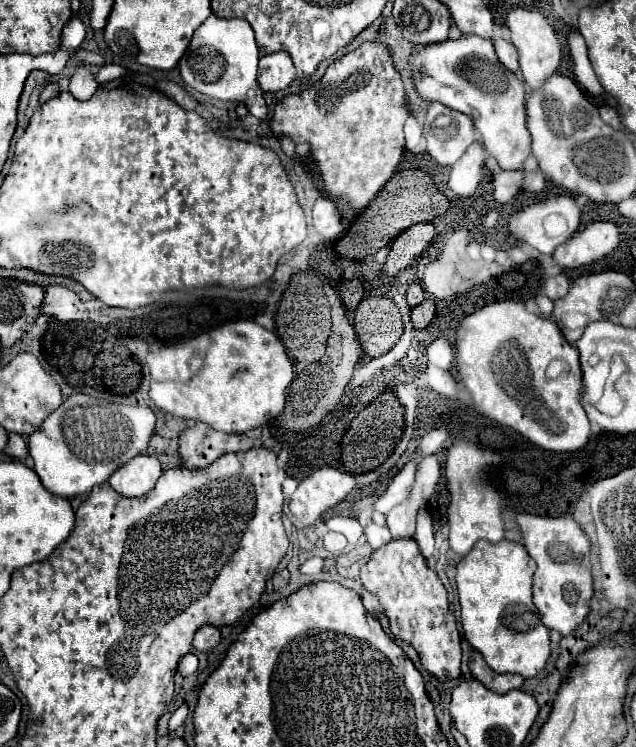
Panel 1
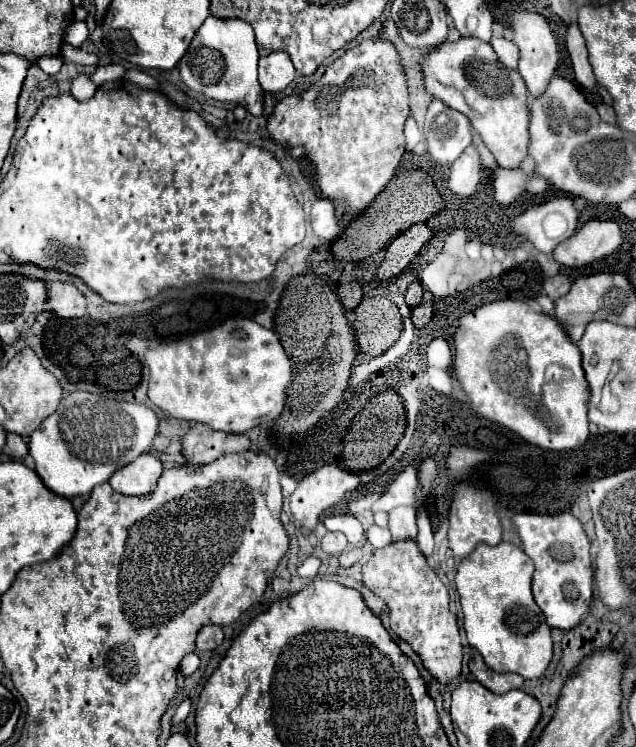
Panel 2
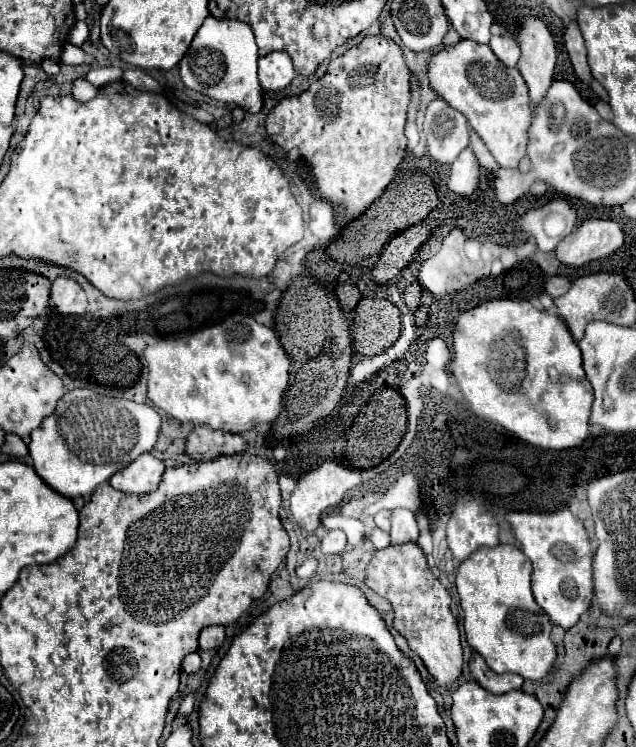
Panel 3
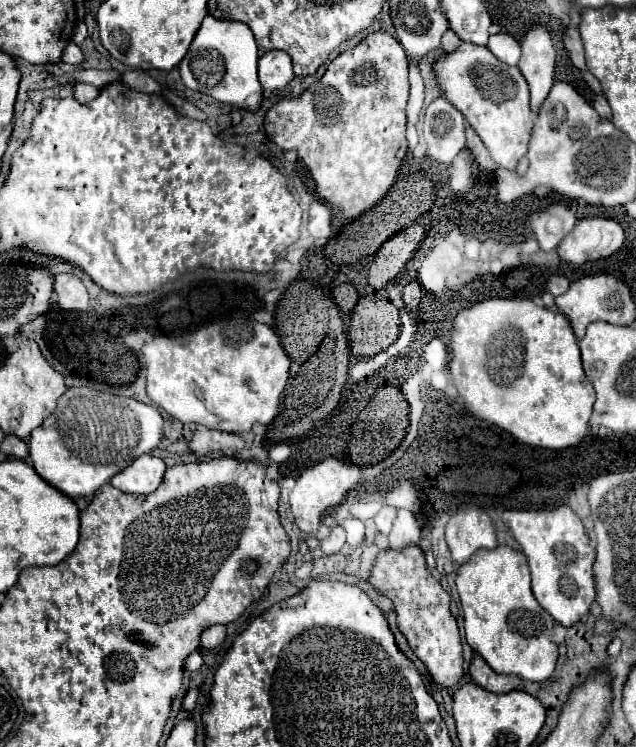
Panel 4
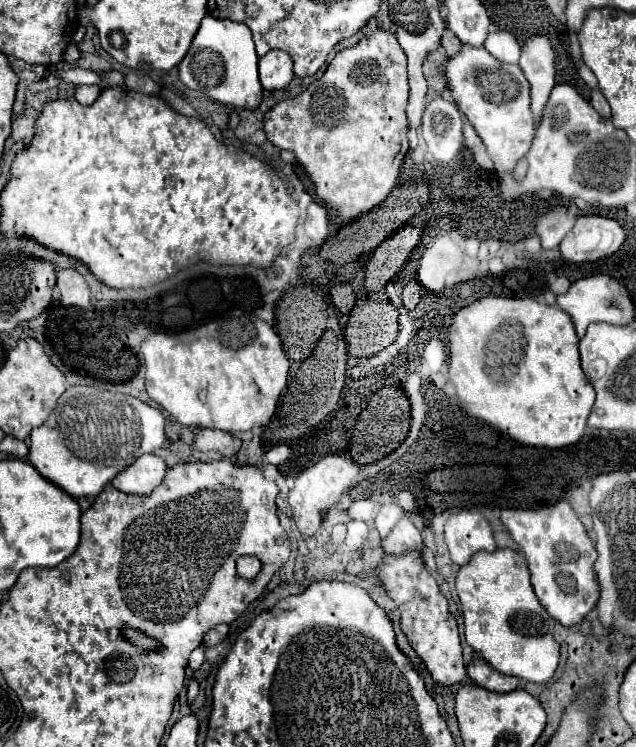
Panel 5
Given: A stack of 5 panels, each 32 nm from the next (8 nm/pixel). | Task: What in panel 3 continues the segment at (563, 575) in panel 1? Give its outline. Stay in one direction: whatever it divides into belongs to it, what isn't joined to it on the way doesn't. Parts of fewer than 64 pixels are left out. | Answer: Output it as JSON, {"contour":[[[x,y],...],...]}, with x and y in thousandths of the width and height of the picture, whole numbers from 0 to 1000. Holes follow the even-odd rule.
{"contour":[[[893,680],[877,685],[805,685],[796,691],[821,728],[821,739],[836,750],[836,793],[846,811],[862,822],[865,833],[884,841],[899,841],[918,819],[925,819],[931,782],[931,734],[921,710]]]}

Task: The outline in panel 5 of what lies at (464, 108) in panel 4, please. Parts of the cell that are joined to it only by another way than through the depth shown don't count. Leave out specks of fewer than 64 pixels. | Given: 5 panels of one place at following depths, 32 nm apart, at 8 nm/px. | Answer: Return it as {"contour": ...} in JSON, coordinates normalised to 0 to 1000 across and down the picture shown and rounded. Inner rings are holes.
{"contour":[[[730,59],[717,75],[701,80],[701,86],[695,88],[695,99],[701,104],[708,131],[758,185],[767,209],[780,220],[780,228],[805,230],[811,217],[827,209],[840,182],[833,115],[818,88],[783,83],[761,64]]]}

